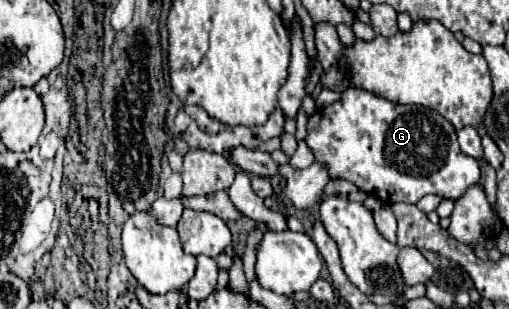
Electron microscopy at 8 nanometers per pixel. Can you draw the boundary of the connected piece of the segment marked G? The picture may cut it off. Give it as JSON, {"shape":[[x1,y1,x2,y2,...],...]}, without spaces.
{"shape":[[349,87,343,91,341,101,317,109,307,123,307,145,315,153,315,159,329,165,329,173,335,179,345,179,361,191,379,197,383,203,417,203,423,195,435,193,447,199,459,199,465,189,473,187,481,179,479,163,473,157,461,155,455,127,437,111,421,105,401,105,377,97,369,91]]}

